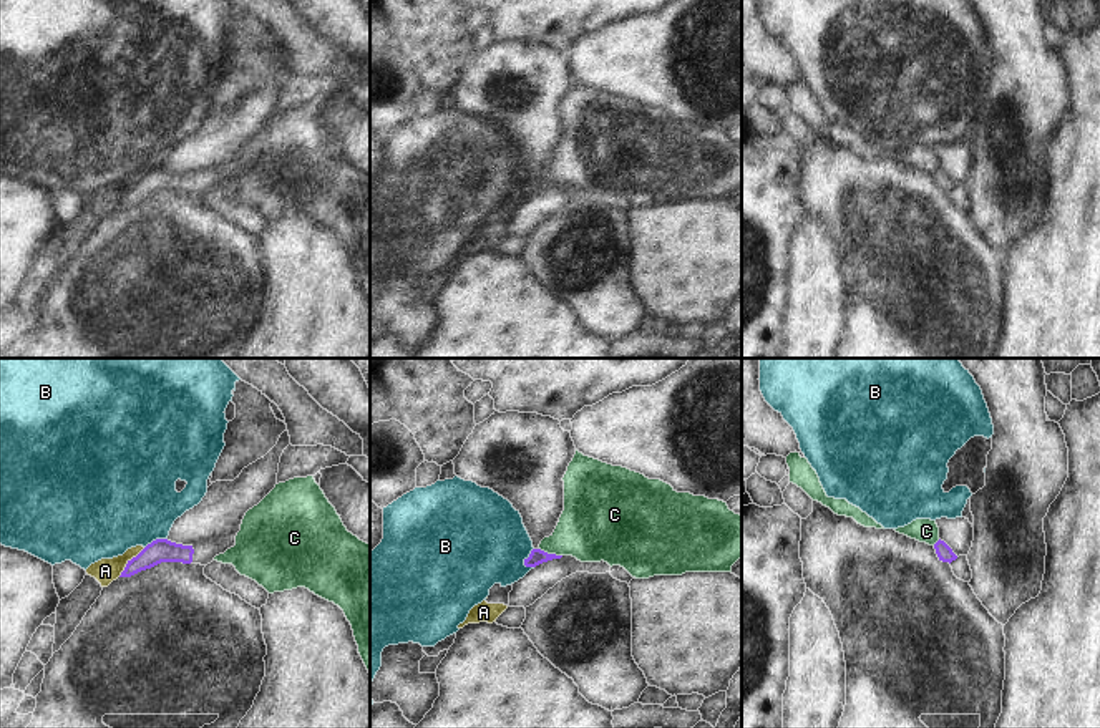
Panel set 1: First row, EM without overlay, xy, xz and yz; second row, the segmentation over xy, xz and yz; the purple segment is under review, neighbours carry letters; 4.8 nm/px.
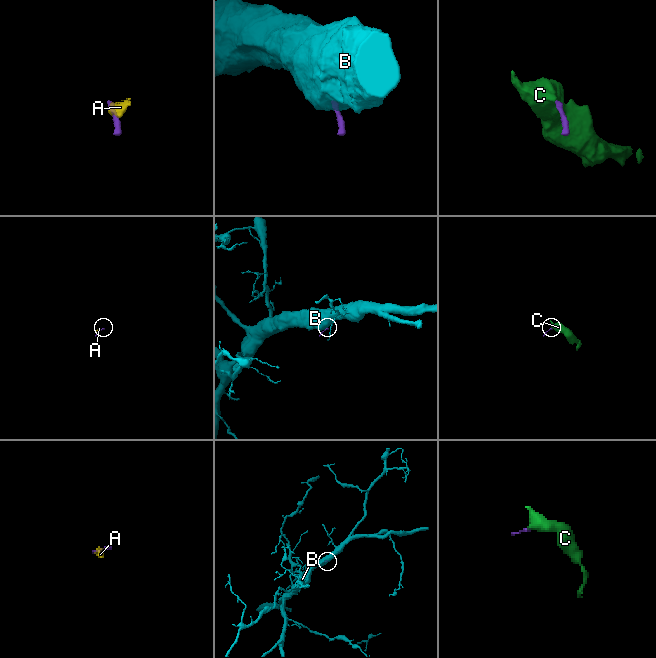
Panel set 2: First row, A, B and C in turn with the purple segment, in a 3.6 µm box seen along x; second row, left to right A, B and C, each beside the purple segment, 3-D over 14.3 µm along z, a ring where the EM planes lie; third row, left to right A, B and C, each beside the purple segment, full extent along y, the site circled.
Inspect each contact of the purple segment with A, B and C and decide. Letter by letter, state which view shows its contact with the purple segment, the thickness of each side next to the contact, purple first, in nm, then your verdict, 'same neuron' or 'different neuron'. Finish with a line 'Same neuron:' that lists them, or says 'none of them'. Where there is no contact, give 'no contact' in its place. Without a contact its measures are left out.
A: meets purple in xy; 110 nm thick on the purple side, 120 nm on the other; different neuron
B: meets purple in xz; 70 nm thick on the purple side, 440 nm on the other; different neuron
C: meets purple in xz; 70 nm thick on the purple side, 320 nm on the other; different neuron
Same neuron: none of them

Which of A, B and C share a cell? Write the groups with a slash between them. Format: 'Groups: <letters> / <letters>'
Groups: A B / C.

